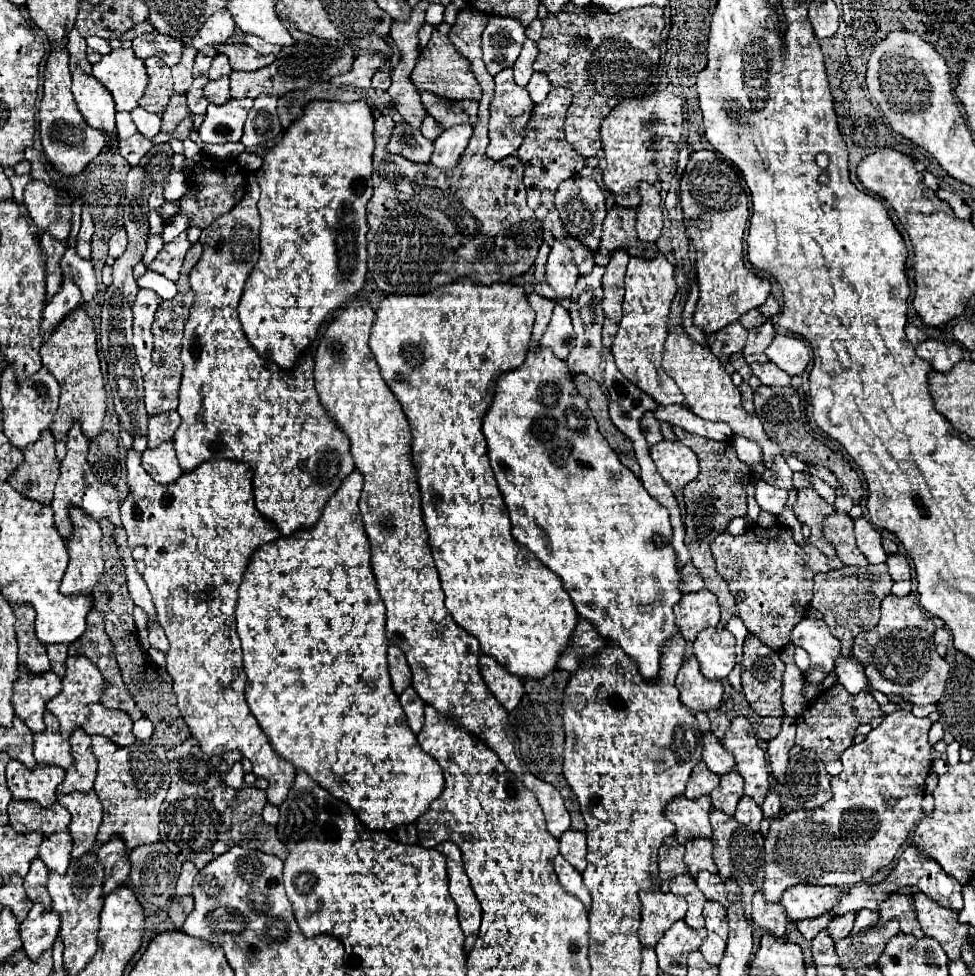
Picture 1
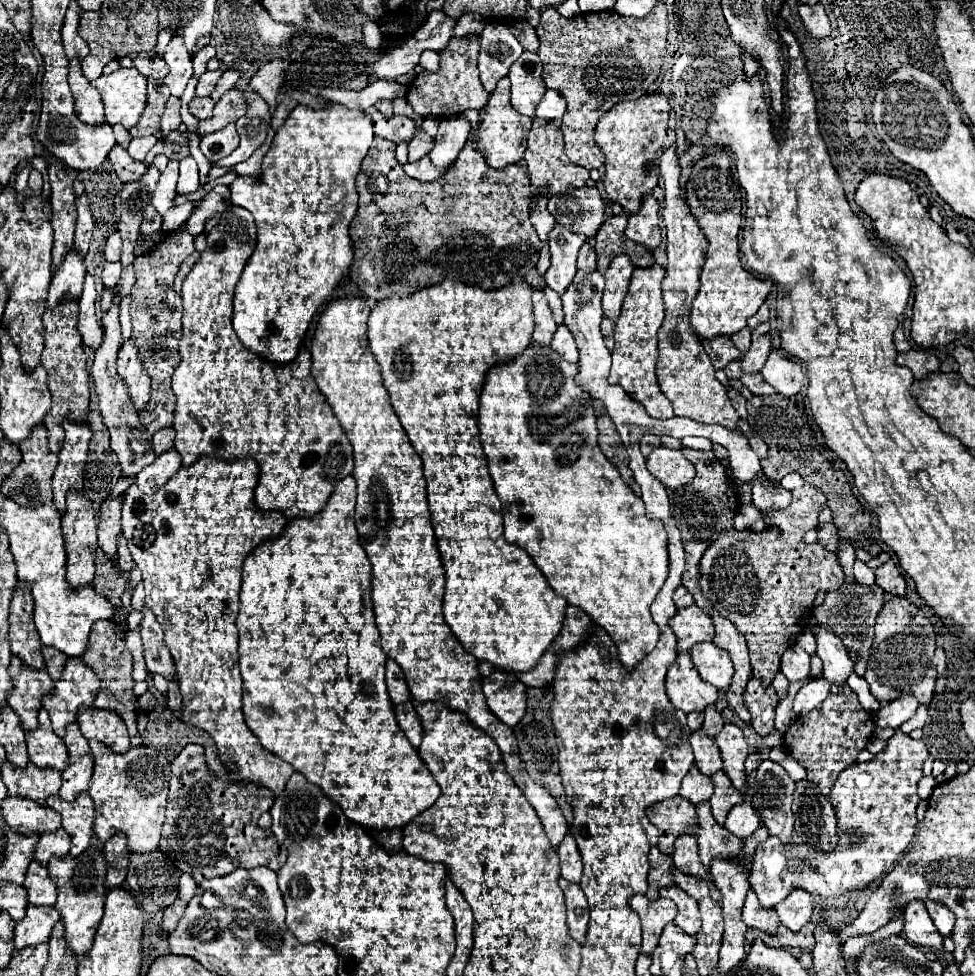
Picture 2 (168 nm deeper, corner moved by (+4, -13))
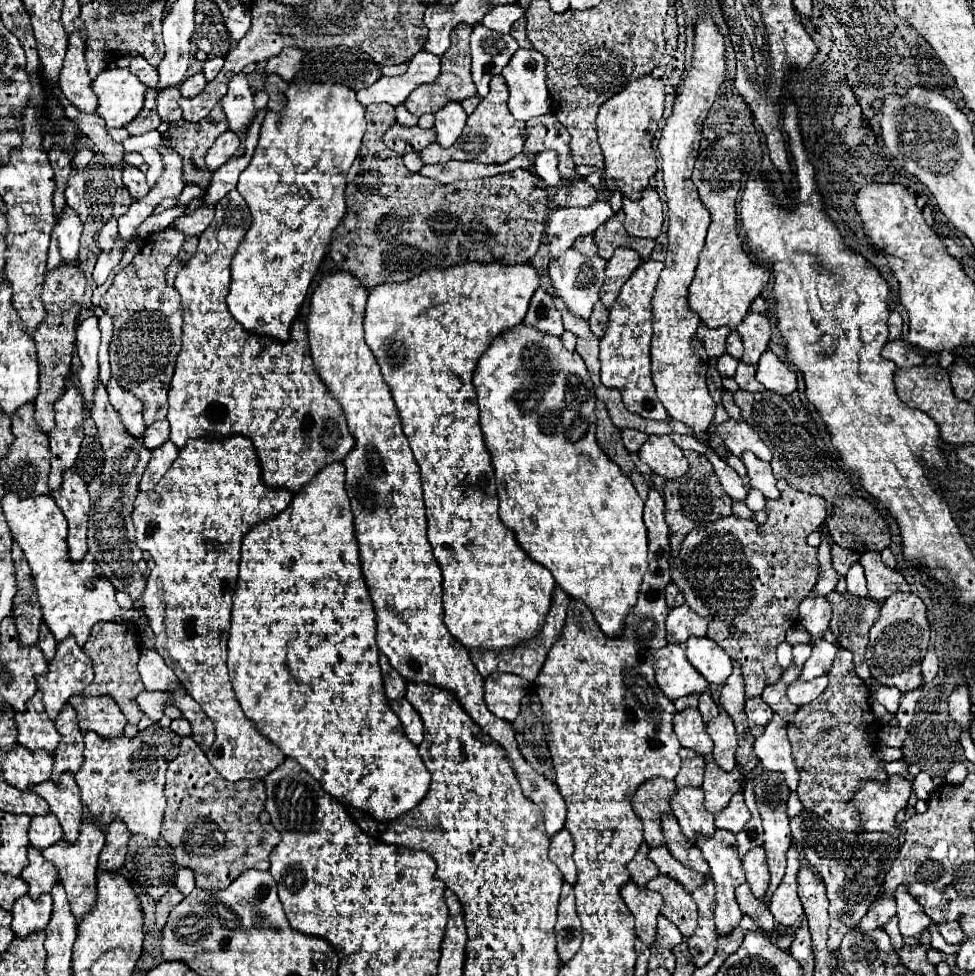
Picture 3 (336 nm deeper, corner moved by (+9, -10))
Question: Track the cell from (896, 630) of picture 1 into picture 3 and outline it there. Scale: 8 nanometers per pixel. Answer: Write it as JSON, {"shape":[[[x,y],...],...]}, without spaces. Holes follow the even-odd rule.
{"shape":[[[893,593],[885,599],[879,619],[869,631],[867,645],[867,665],[871,677],[883,685],[897,687],[901,693],[917,689],[923,683],[921,677],[921,659],[929,647],[929,623],[925,613],[925,603],[915,593]]]}

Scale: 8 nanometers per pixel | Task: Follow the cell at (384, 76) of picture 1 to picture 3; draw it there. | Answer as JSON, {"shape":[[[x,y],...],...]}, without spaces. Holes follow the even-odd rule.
{"shape":[[[369,105],[367,107],[367,131],[365,131],[365,137],[363,137],[363,143],[361,143],[361,149],[359,149],[359,155],[357,159],[353,161],[351,169],[349,169],[349,175],[347,175],[347,191],[345,191],[345,203],[347,203],[347,213],[345,217],[341,219],[339,223],[339,233],[337,233],[337,227],[333,231],[333,237],[331,237],[331,245],[329,245],[329,255],[331,259],[335,261],[335,265],[343,271],[349,271],[353,273],[361,285],[365,285],[367,289],[373,289],[377,285],[383,285],[383,283],[389,283],[389,281],[407,281],[419,273],[423,273],[425,269],[429,267],[449,267],[453,263],[459,263],[459,261],[481,261],[481,263],[491,263],[491,261],[501,261],[501,263],[509,263],[509,265],[517,265],[517,263],[525,263],[529,261],[539,245],[541,245],[541,239],[545,235],[545,227],[547,227],[547,203],[549,203],[549,191],[545,189],[547,185],[543,183],[541,177],[535,177],[533,173],[529,171],[513,171],[509,175],[497,175],[493,179],[481,179],[481,181],[469,181],[469,183],[463,183],[463,185],[447,185],[435,181],[434,179],[419,175],[419,173],[411,173],[405,165],[403,165],[403,159],[391,151],[385,143],[383,143],[383,133],[395,123],[395,109],[389,107],[389,105]]]}

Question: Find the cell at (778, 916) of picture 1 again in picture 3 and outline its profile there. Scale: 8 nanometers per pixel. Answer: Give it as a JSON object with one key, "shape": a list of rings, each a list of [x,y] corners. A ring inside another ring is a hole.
{"shape":[[[741,883],[741,885],[737,887],[735,895],[737,895],[737,903],[739,903],[741,911],[743,911],[745,915],[749,915],[763,931],[769,931],[769,933],[771,933],[771,931],[775,929],[775,919],[773,919],[769,907],[767,907],[761,899],[757,899],[757,897],[751,893],[751,889],[749,889],[747,883]]]}

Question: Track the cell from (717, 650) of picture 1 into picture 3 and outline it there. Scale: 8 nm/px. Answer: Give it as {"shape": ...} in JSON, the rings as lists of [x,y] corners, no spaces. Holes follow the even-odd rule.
{"shape":[[[707,637],[687,639],[687,659],[689,663],[713,685],[723,685],[731,675],[729,655]]]}

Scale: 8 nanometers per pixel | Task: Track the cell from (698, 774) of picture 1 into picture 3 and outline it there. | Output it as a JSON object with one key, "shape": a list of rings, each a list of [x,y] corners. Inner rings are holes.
{"shape":[[[681,749],[679,751],[679,757],[681,757],[683,763],[681,763],[681,771],[675,777],[675,785],[677,787],[687,787],[687,785],[701,787],[705,759],[699,753],[689,751],[689,749]]]}

